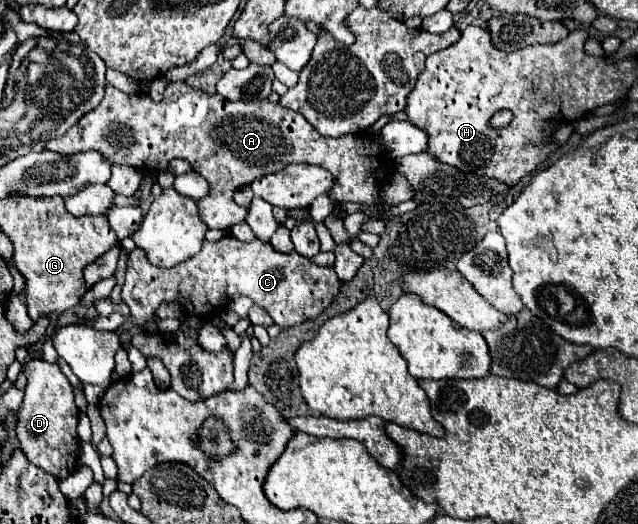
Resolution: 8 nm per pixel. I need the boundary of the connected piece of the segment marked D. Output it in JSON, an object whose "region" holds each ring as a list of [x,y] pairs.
{"region":[[[33,359],[25,365],[25,401],[23,409],[17,413],[17,437],[21,449],[29,461],[33,461],[43,471],[57,479],[65,479],[75,471],[79,459],[81,441],[77,437],[77,415],[75,393],[67,377],[61,373],[57,363],[47,363],[45,359]]]}

